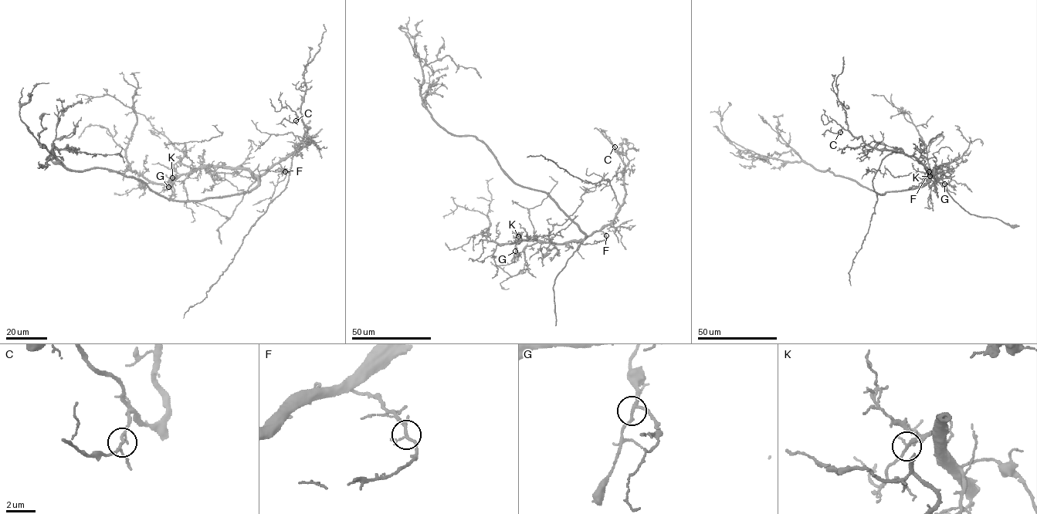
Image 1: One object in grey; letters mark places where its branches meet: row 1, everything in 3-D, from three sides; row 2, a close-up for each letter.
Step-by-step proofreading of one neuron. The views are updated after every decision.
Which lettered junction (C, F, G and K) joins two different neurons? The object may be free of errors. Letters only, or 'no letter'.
no letter

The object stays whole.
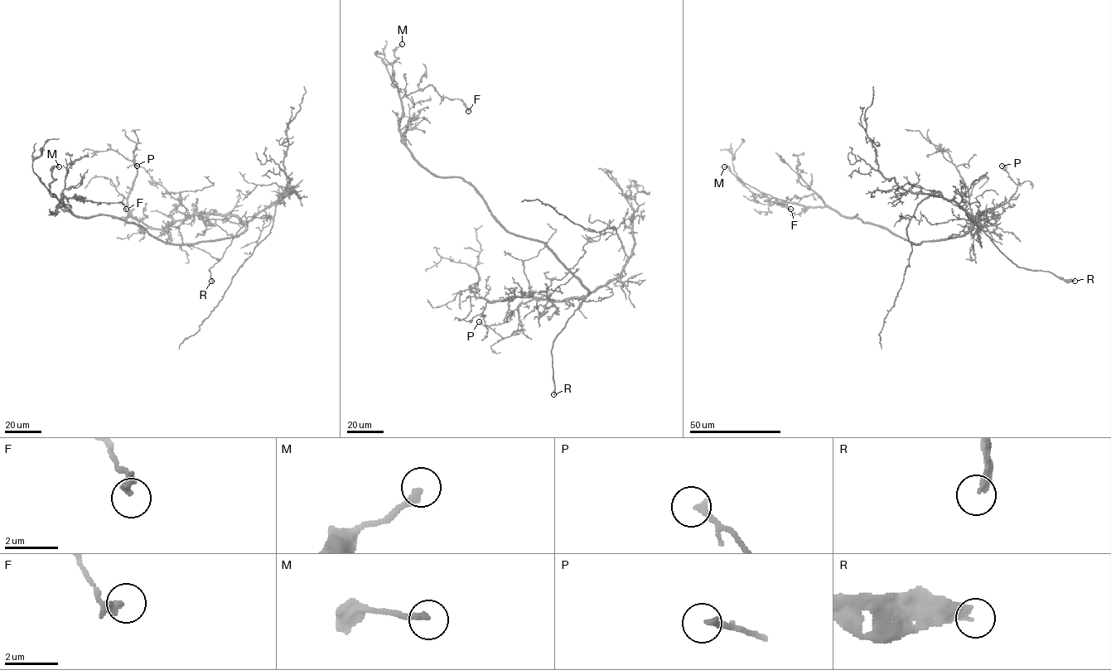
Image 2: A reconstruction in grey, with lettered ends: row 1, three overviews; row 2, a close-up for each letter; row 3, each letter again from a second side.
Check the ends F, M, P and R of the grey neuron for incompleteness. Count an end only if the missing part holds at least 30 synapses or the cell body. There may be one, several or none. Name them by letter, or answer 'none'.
R

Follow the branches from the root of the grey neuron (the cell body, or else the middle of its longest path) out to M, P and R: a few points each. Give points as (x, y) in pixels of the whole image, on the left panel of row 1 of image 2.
M: (200, 242), (167, 243), (118, 218), (79, 217), (57, 207), (50, 184), (52, 169), (59, 166)
P: (200, 242), (237, 236), (245, 226), (236, 217), (179, 212), (175, 209), (179, 201), (142, 166), (137, 166)
R: (200, 242), (237, 236), (245, 226), (237, 232), (223, 256), (208, 270), (211, 281)

